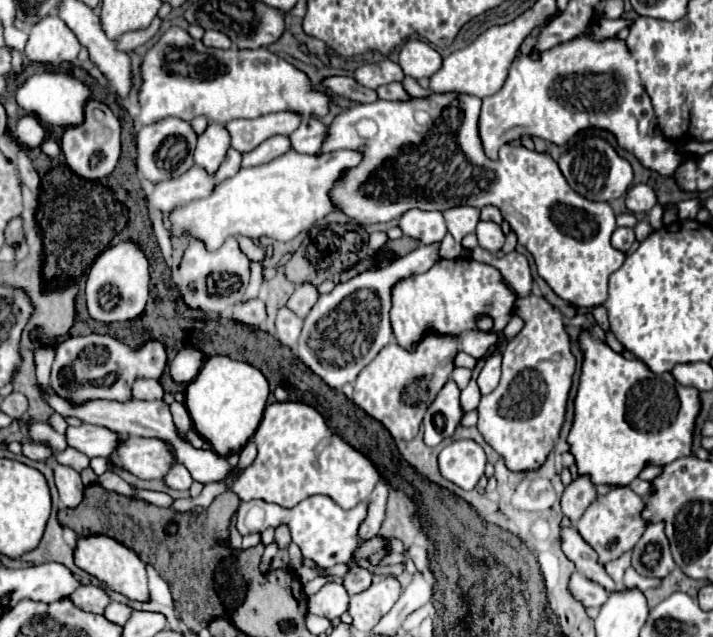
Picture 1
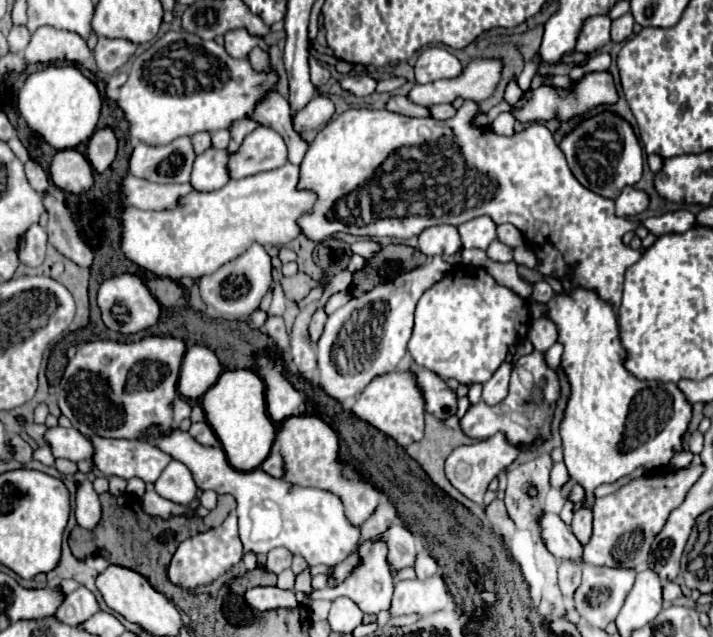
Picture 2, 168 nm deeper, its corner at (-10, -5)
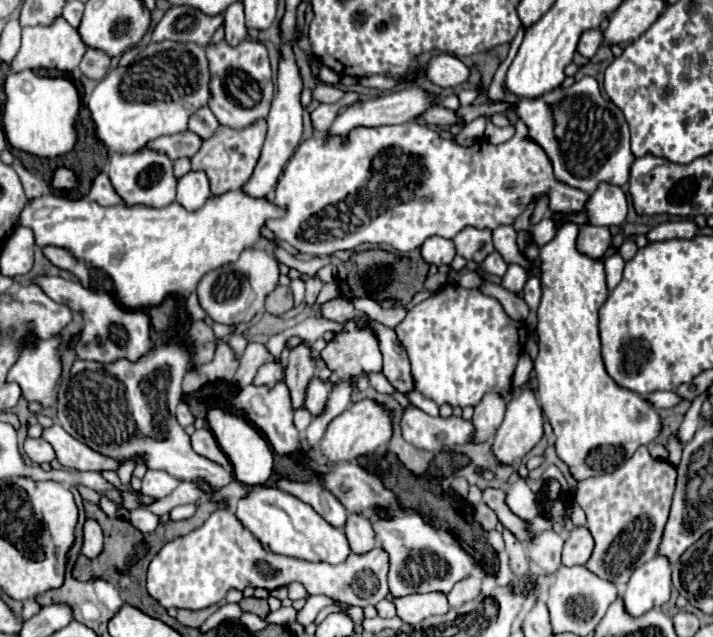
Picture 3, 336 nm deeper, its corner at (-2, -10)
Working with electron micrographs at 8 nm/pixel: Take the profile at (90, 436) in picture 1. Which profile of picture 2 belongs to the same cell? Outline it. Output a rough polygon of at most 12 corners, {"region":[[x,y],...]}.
{"region":[[48,428],[56,458],[92,458],[92,440],[76,428]]}

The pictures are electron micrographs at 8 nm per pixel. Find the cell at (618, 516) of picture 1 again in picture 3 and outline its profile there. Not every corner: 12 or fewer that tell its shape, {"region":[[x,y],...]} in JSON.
{"region":[[640,447],[576,485],[596,547],[624,589],[658,553],[676,469]]}

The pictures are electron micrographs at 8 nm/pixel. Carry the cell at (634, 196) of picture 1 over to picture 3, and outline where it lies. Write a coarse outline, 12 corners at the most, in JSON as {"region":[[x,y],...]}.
{"region":[[598,183],[586,201],[594,225],[622,225],[628,201],[620,187]]}

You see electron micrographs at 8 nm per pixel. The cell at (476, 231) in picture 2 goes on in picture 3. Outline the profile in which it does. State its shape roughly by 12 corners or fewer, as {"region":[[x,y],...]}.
{"region":[[466,227],[452,241],[466,261],[494,251],[490,229]]}

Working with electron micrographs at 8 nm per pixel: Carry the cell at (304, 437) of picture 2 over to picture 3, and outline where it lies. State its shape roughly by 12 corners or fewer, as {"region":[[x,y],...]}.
{"region":[[348,515],[344,533],[352,553],[376,547],[372,523],[364,515]]}

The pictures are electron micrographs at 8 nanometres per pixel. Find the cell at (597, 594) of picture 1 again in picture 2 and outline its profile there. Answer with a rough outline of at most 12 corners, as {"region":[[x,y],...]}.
{"region":[[560,562],[558,580],[562,594],[572,600],[580,586],[580,566]]}

